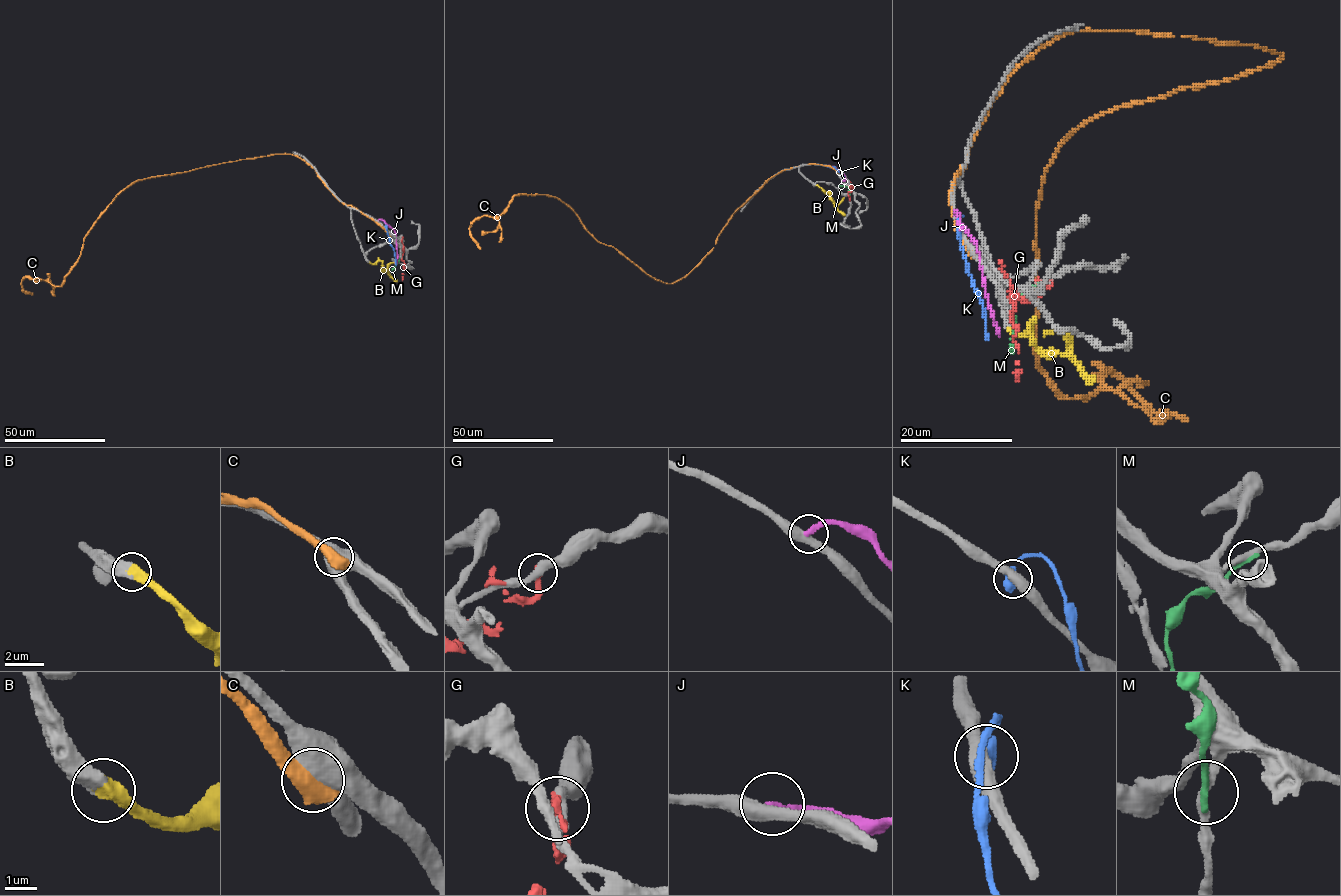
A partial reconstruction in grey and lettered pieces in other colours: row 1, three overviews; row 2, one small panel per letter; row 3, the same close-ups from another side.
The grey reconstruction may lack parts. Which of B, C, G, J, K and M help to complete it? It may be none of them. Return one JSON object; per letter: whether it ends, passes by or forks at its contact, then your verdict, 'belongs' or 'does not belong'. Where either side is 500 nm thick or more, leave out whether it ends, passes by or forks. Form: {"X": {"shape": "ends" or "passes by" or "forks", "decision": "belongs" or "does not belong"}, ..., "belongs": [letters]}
{"B": {"decision": "belongs"}, "C": {"decision": "does not belong"}, "G": {"shape": "ends", "decision": "does not belong"}, "J": {"shape": "ends", "decision": "does not belong"}, "K": {"decision": "does not belong"}, "M": {"shape": "ends", "decision": "does not belong"}, "belongs": ["B"]}

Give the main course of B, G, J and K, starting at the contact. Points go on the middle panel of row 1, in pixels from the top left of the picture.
B: (817, 185), (829, 191), (834, 206), (843, 197)
G: (849, 200), (850, 186), (853, 187), (850, 188)
J: (825, 165), (843, 173), (843, 181)
K: (828, 167), (834, 167), (844, 176)

